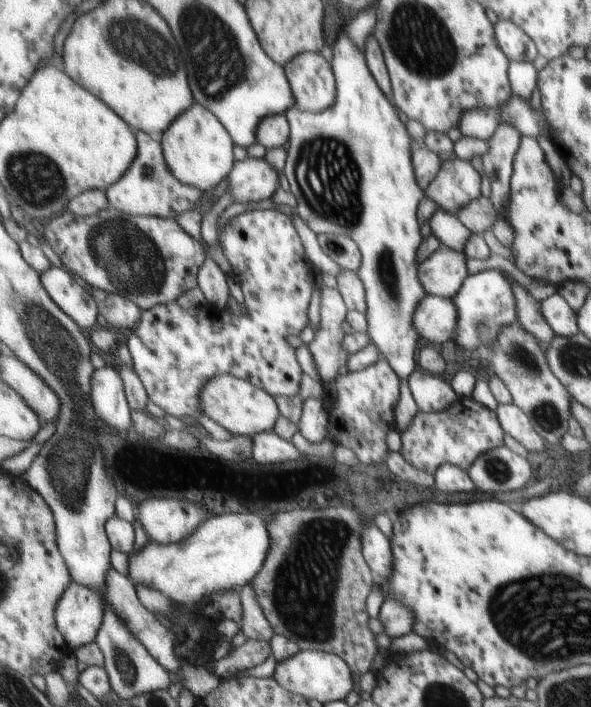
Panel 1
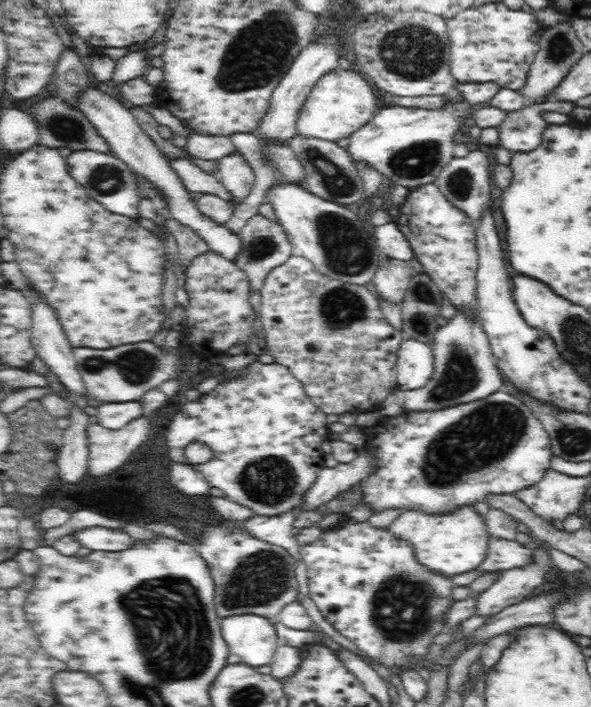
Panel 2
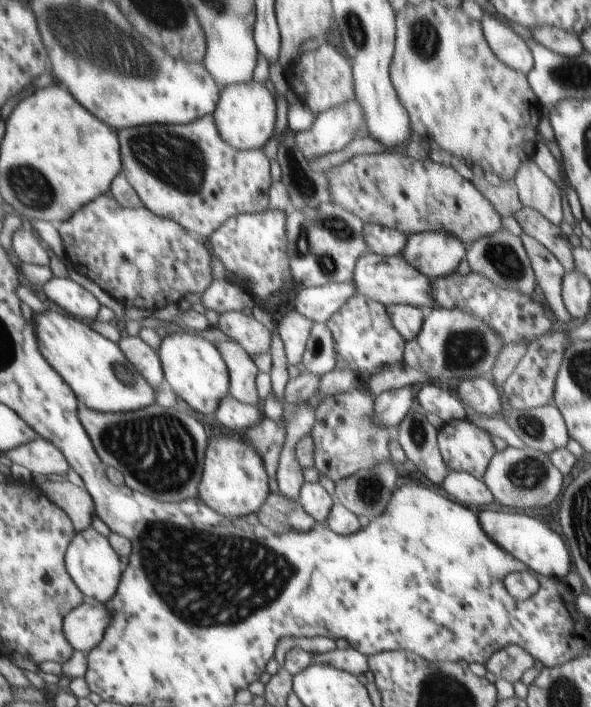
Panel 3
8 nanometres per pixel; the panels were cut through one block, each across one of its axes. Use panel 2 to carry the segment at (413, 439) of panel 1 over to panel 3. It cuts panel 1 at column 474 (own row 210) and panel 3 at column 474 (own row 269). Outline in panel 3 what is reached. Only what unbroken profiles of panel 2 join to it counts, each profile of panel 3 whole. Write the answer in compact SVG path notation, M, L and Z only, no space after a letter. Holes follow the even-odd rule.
M466 420L437 423L438 444L448 471L466 471L480 479L486 474L496 446L490 434Z

